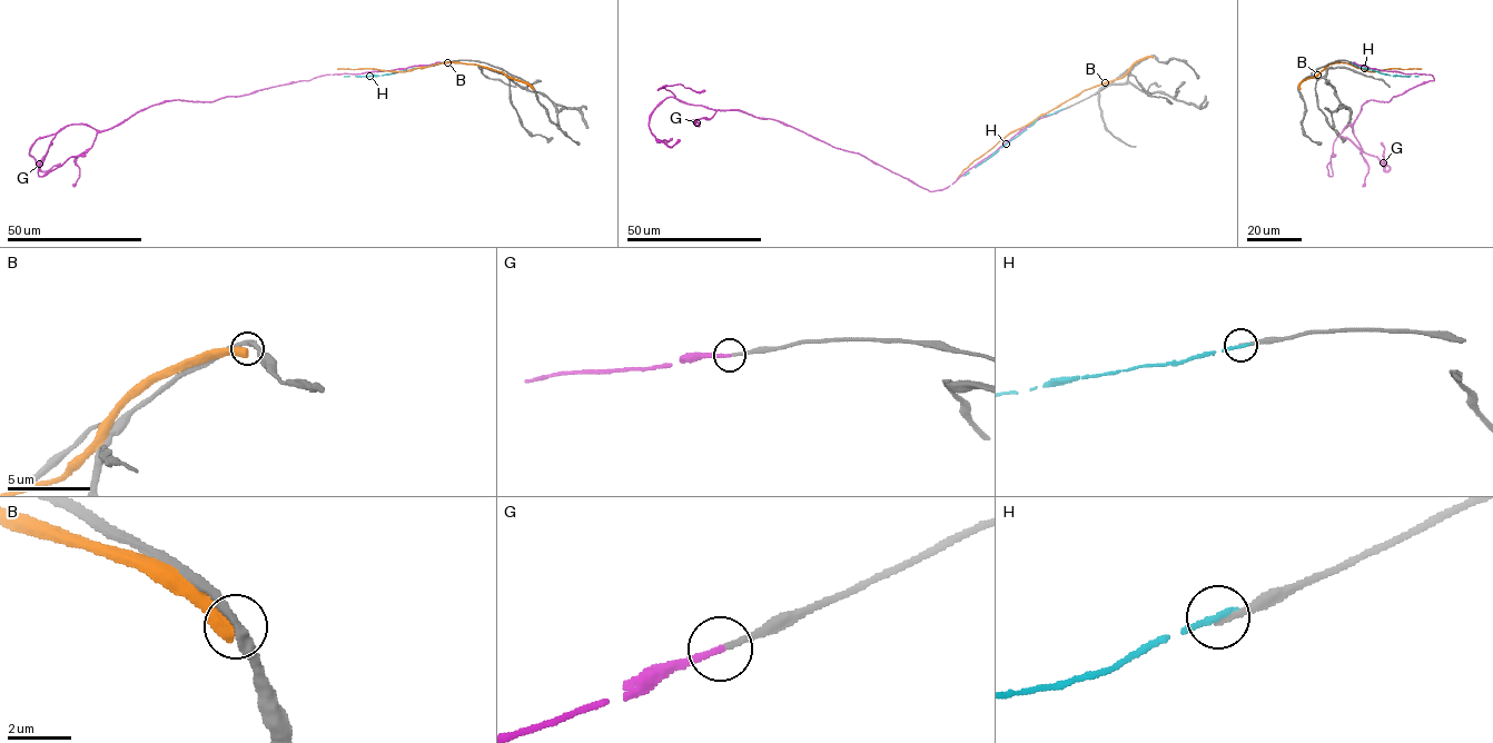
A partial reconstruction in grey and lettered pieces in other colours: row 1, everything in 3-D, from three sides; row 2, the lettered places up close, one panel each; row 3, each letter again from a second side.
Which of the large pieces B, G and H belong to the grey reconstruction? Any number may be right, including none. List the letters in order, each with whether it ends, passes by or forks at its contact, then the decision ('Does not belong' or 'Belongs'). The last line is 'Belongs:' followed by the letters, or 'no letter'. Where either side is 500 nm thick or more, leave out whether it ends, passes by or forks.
B: Does not belong
G: It ends there. Belongs
H: It ends there. Does not belong
Belongs: G

